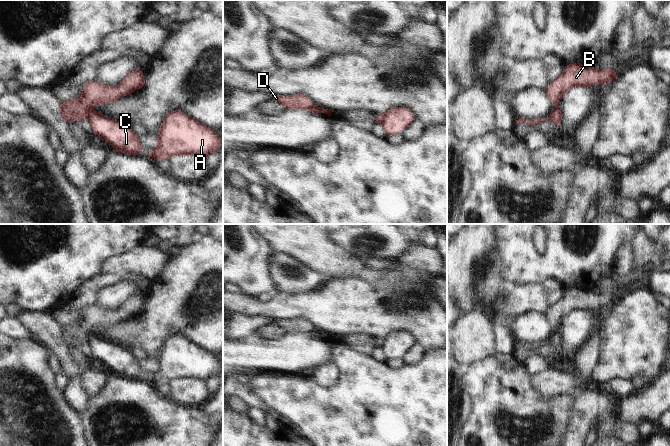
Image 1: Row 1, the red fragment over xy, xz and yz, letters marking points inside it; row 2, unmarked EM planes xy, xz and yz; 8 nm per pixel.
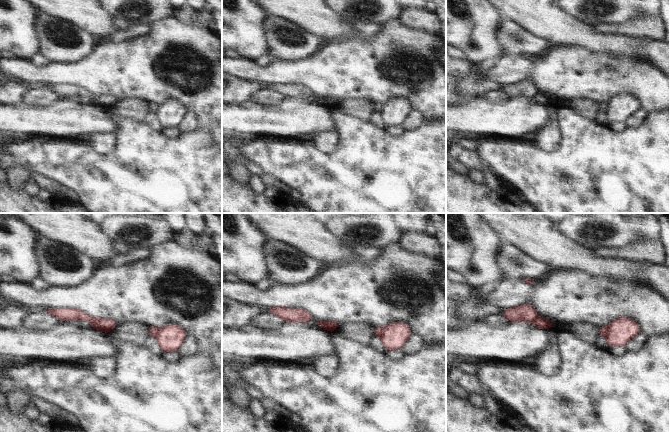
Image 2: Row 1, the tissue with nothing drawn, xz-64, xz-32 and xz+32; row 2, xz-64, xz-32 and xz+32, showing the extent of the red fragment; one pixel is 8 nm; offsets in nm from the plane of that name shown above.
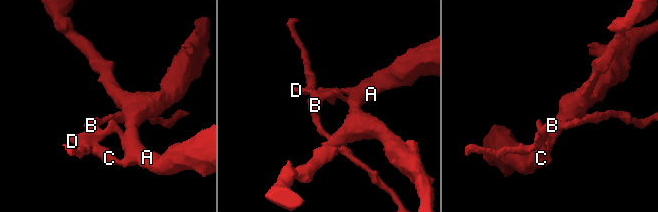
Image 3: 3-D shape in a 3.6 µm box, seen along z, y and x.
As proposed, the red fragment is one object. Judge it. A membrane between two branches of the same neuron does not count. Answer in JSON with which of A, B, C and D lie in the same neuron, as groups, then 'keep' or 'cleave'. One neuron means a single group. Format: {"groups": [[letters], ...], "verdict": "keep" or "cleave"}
{"groups": [["A", "C"], ["B", "D"]], "verdict": "cleave"}

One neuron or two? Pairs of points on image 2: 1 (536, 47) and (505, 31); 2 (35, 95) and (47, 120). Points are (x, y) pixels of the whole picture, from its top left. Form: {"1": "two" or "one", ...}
{"1": "one", "2": "two"}

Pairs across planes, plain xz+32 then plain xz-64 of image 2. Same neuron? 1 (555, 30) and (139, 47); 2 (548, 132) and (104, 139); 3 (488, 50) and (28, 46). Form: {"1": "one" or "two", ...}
{"1": "two", "2": "one", "3": "one"}

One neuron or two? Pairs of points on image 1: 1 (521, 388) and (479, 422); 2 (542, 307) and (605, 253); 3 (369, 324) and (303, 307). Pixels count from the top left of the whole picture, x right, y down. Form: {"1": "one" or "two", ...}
{"1": "one", "2": "two", "3": "one"}

